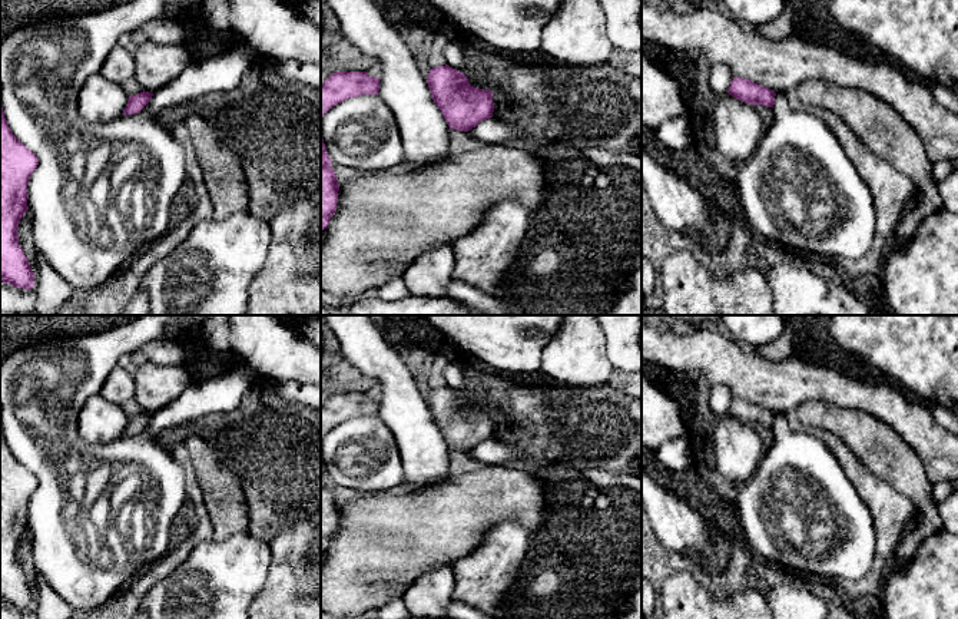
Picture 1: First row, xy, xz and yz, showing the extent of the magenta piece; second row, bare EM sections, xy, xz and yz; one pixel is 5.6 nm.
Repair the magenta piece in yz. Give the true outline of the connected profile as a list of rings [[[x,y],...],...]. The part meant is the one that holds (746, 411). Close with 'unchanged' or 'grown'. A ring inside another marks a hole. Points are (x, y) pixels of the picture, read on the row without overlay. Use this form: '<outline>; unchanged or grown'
[[[733,398],[727,414],[745,424],[766,428],[773,428],[776,417],[770,410],[743,398]]]; unchanged

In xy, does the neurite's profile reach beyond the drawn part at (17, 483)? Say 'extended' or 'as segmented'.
as segmented

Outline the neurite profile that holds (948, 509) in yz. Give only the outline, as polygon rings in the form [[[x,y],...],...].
[[[954,490],[945,500],[938,503],[942,529],[958,534],[958,490]]]

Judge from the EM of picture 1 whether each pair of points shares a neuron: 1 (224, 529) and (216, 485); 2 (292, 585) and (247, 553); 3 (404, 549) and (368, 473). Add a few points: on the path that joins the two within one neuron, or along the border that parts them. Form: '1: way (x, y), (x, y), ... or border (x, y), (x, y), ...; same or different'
1: way (224, 517), (224, 496); same
2: border (271, 545), (268, 576), (255, 599); different
3: border (390, 490), (360, 495); different

